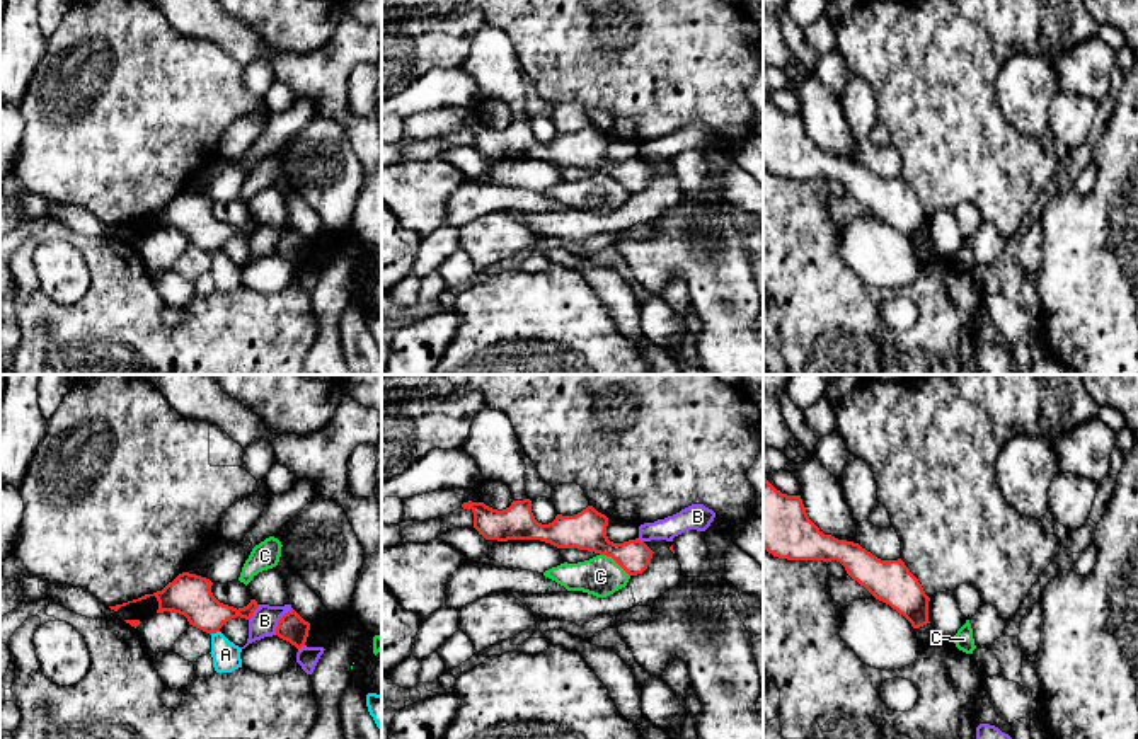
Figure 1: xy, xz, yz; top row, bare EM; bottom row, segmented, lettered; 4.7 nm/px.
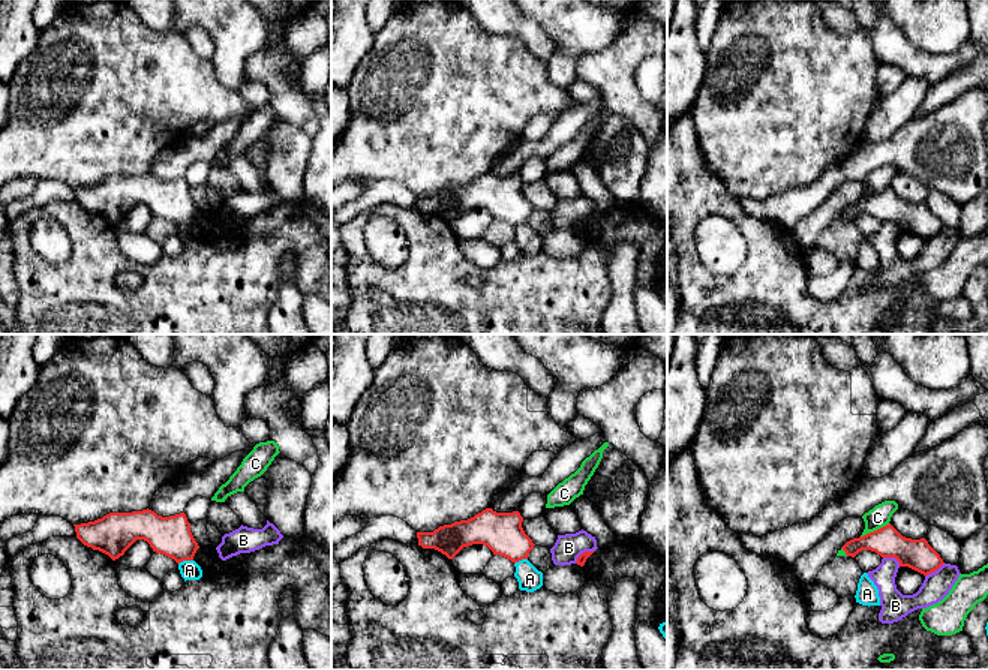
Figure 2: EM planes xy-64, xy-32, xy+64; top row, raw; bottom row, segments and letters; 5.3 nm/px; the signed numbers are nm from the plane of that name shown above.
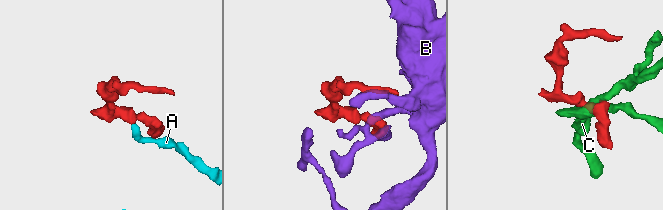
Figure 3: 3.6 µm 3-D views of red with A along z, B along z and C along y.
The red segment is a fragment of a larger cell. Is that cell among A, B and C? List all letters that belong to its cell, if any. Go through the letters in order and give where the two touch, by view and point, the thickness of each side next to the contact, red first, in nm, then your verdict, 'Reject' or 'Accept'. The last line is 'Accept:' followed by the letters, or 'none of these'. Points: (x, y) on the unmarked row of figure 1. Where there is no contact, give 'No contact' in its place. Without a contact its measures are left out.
A: Touches red at xy (213, 251). Thickness 200 nm (red) against 130 nm. Reject
B: Touches red at xy (280, 239). Thickness 140 nm (red) against 130 nm. Reject
C: Touches red at xz (615, 179). Thickness 190 nm (red) against 190 nm. Reject
Accept: none of these

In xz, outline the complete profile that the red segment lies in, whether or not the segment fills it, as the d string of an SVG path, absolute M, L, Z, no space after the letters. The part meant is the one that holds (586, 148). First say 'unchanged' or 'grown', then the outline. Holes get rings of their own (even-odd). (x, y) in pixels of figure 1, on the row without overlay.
grown; M436 109L404 117L404 140L429 140L460 126L474 131L474 146L486 158L540 158L557 167L588 169L612 175L629 194L642 192L654 172L639 157L610 160L608 136L593 124L574 135L557 133L552 141L542 143L532 131L530 117L513 119L509 126L497 129L451 109Z

